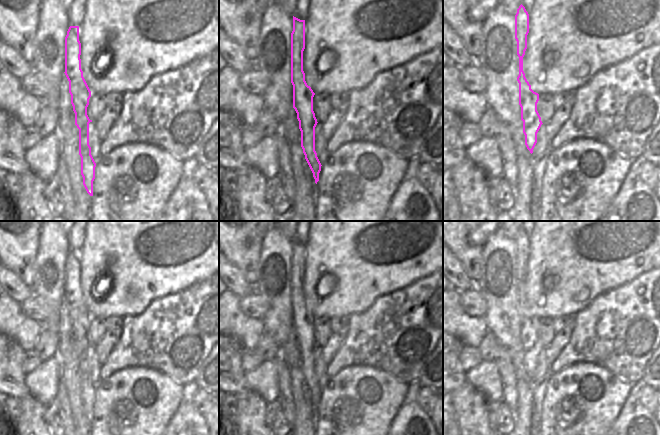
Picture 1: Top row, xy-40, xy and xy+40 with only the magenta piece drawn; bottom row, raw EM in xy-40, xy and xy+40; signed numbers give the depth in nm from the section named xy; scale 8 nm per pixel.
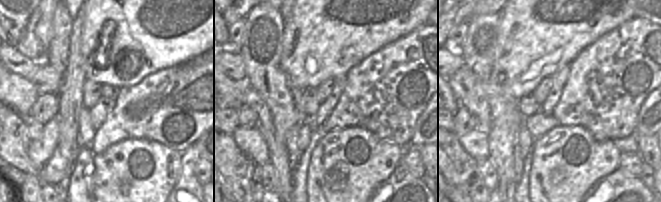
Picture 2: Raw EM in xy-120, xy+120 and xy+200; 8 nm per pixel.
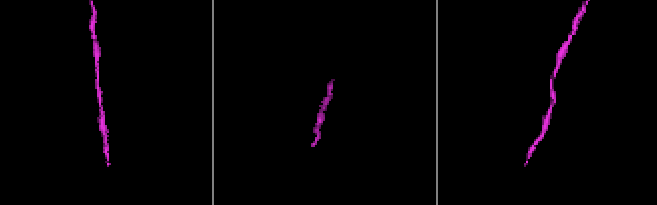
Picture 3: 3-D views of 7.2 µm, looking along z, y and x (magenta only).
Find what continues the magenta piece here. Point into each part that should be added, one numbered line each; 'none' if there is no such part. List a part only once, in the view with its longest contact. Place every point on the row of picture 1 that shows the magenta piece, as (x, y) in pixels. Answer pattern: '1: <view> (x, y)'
none

